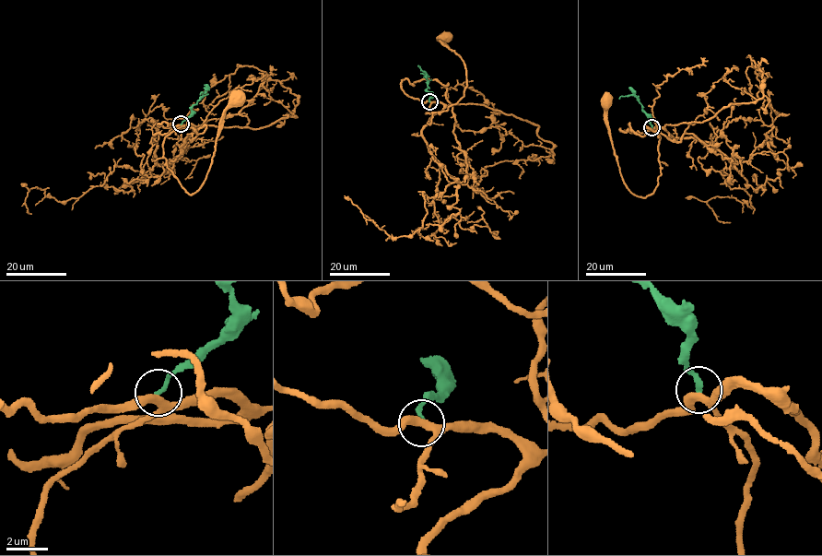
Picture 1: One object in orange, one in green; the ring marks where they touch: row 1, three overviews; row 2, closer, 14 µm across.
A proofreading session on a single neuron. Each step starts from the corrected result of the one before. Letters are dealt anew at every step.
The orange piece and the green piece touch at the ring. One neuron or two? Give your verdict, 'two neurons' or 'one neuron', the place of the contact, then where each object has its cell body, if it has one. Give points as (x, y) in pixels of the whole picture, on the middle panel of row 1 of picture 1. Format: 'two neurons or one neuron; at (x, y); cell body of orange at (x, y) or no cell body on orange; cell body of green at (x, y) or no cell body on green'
two neurons; at (429, 101); cell body of orange at (446, 37); no cell body on green

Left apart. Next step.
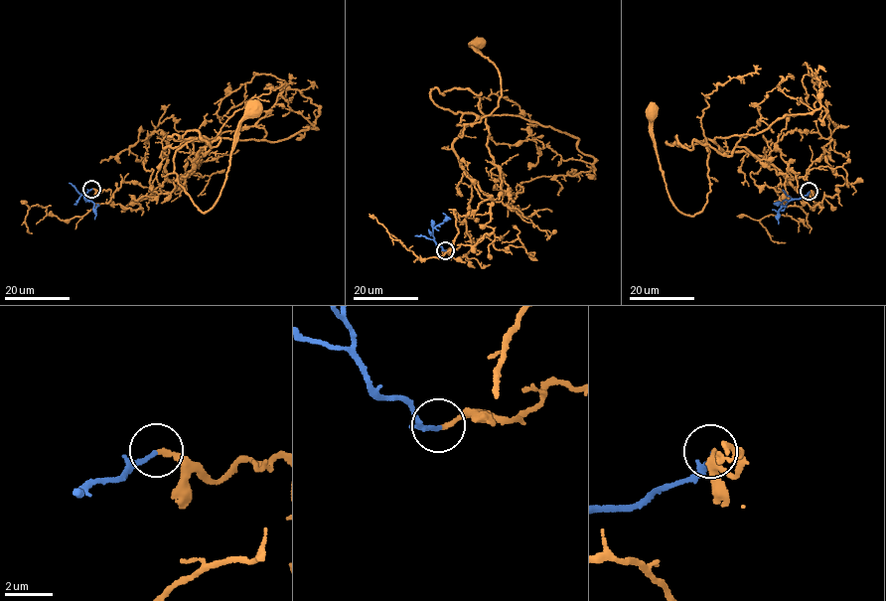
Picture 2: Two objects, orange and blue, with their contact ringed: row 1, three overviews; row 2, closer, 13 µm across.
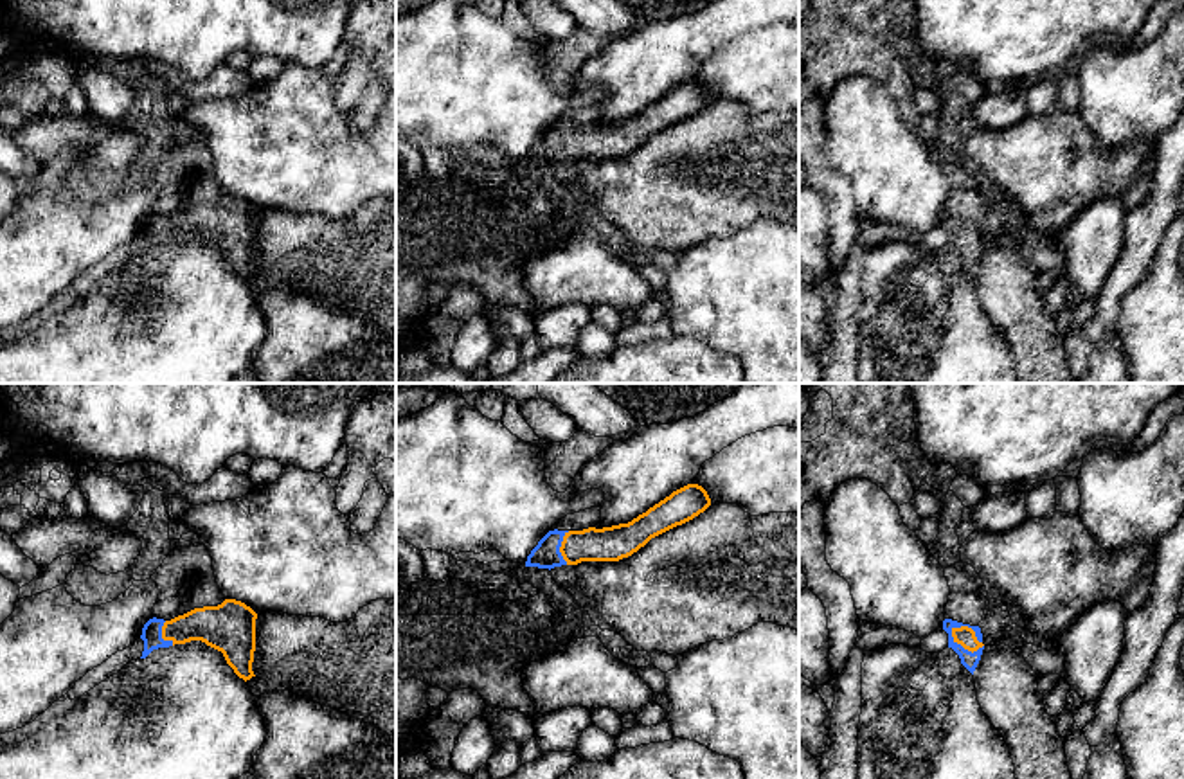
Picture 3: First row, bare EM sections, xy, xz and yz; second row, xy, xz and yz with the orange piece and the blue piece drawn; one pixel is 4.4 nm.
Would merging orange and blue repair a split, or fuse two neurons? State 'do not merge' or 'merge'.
merge

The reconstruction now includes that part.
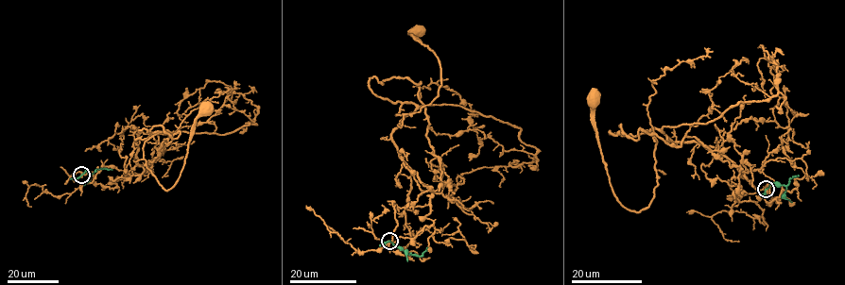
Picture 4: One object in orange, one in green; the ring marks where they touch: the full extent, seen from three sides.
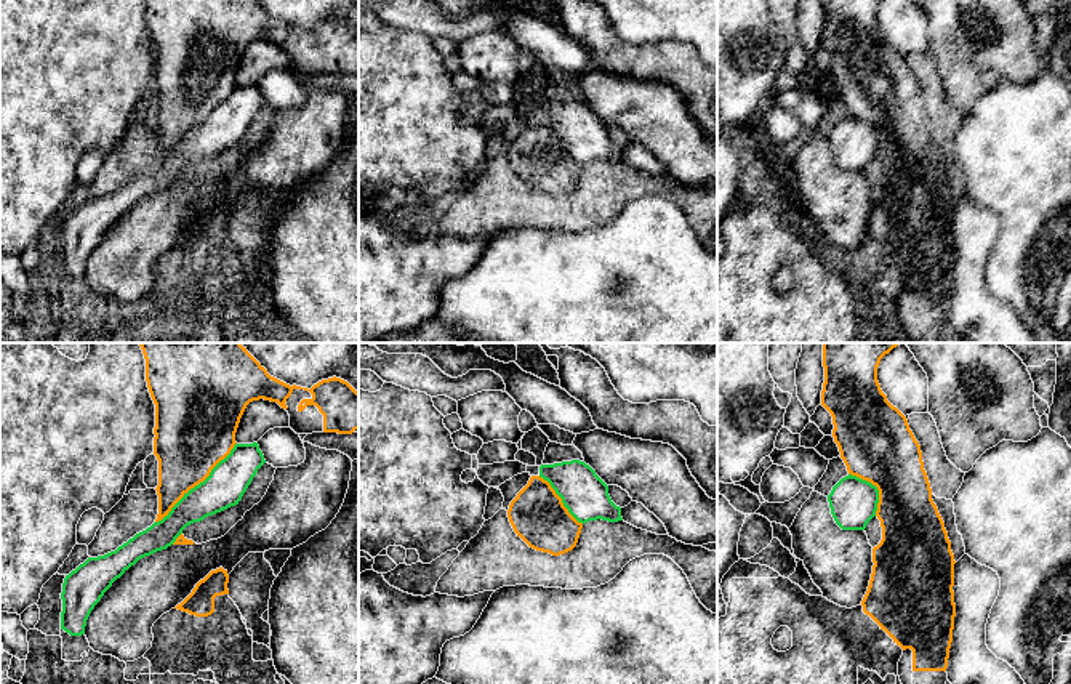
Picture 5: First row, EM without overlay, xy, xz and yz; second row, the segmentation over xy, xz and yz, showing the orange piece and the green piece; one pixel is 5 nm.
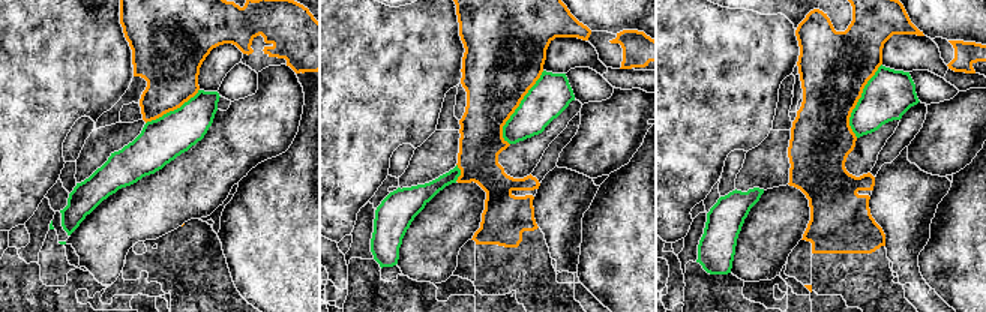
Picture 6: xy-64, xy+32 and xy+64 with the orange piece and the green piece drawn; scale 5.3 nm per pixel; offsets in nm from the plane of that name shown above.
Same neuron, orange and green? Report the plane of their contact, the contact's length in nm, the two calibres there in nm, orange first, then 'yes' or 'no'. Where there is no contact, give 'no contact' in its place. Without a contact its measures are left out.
xy | 550 nm | 380/200 nm | no

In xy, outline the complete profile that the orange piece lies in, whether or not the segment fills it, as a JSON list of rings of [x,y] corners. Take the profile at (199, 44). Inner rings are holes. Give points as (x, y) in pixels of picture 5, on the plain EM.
[[[146,0],[146,22],[155,45],[154,96],[158,101],[158,155],[162,162],[171,149],[234,90],[235,74],[247,46],[253,42],[277,43],[290,56],[290,69],[296,75],[338,74],[352,75],[359,70],[359,34],[341,19],[328,19],[311,30],[290,27],[267,14],[256,0]]]

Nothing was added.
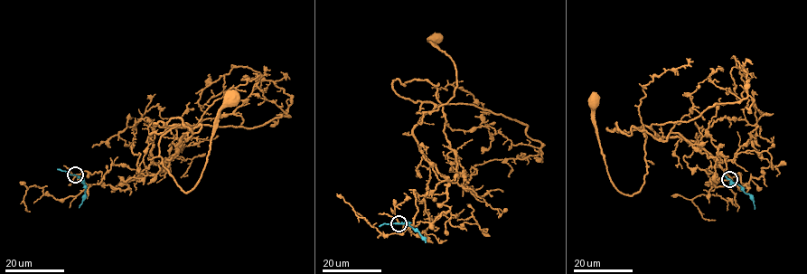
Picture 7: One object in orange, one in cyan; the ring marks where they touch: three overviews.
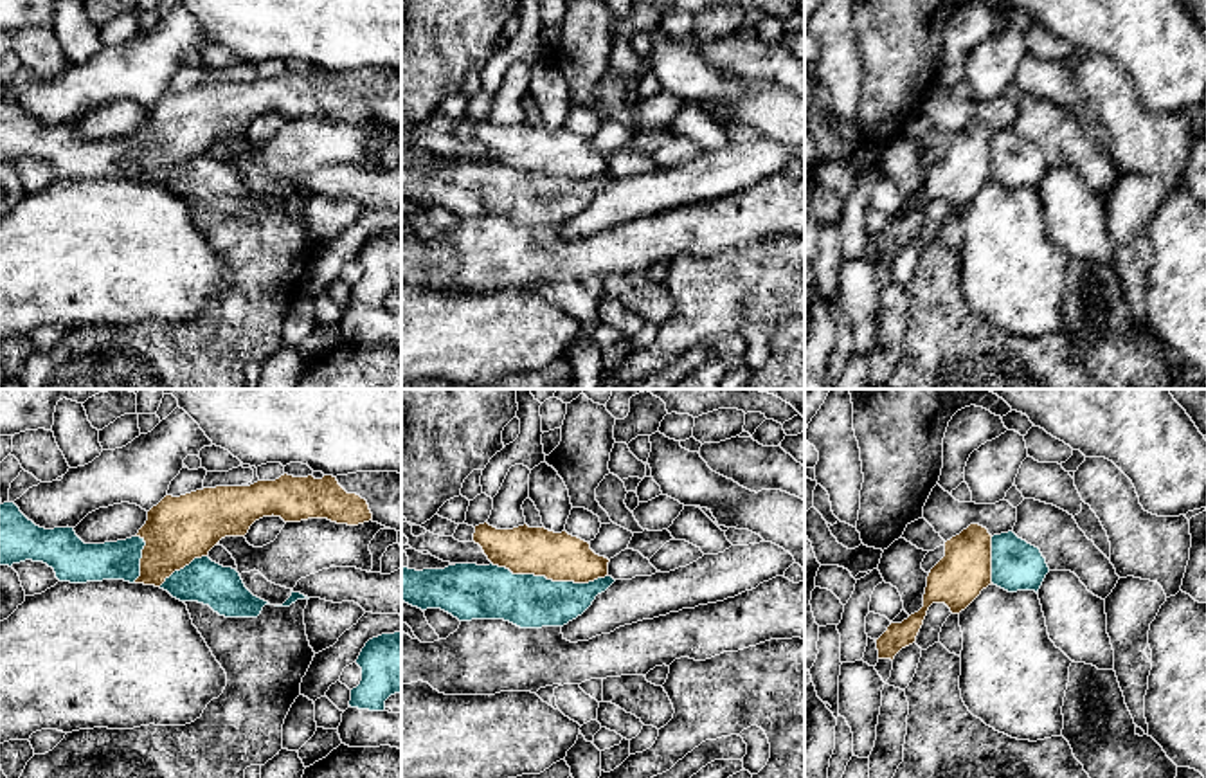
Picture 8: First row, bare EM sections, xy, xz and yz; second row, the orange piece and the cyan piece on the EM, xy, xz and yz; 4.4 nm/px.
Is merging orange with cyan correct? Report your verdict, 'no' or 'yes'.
no

